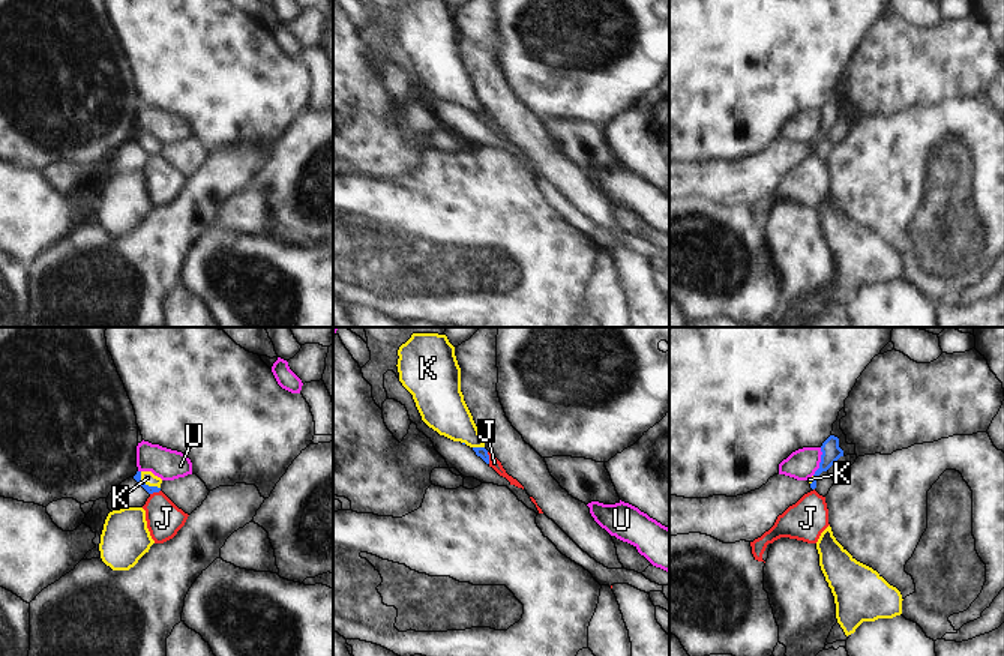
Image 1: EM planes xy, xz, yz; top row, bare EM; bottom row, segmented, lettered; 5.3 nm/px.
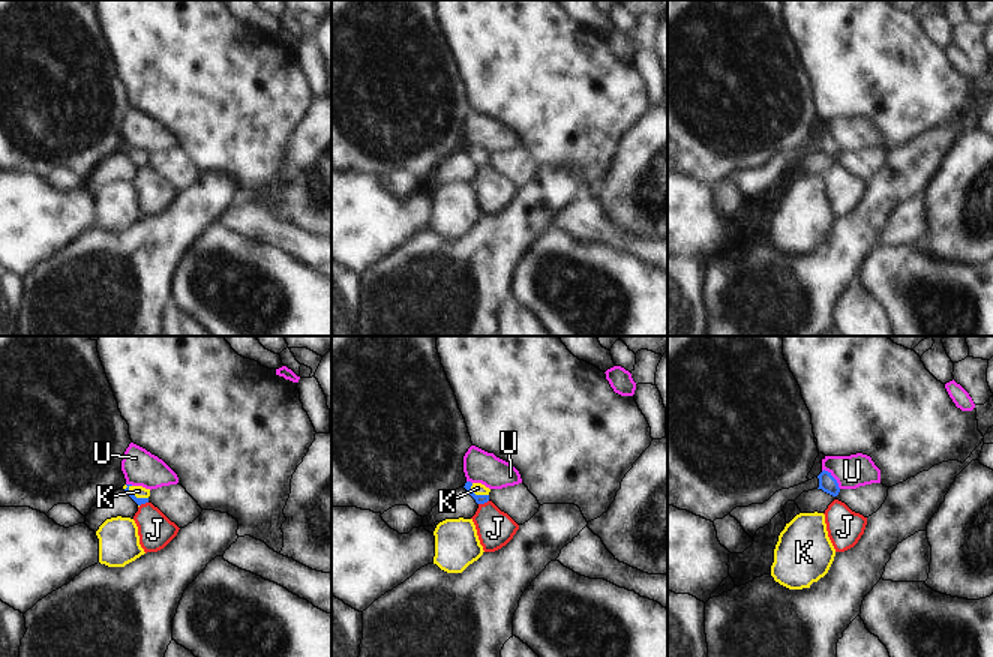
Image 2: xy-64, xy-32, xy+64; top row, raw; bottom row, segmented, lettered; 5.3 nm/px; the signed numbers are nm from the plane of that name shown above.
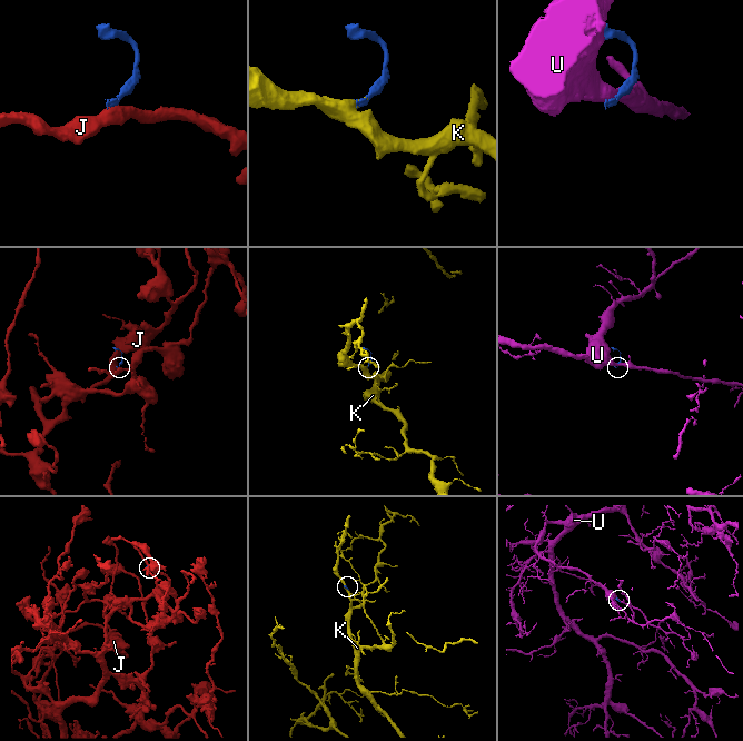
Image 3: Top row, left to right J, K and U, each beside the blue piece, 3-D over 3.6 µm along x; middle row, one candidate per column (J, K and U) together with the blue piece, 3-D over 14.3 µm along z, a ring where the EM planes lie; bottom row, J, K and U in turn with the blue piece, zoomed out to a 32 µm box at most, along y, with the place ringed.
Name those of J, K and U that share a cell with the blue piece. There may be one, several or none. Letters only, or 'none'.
K

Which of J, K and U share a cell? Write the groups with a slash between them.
J / K / U

